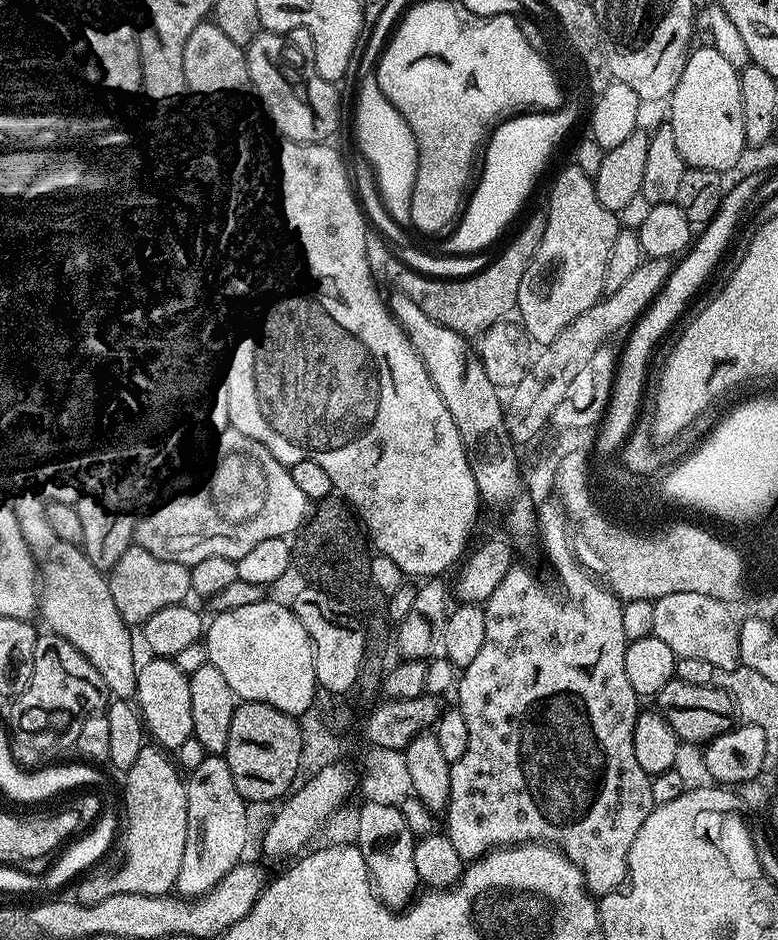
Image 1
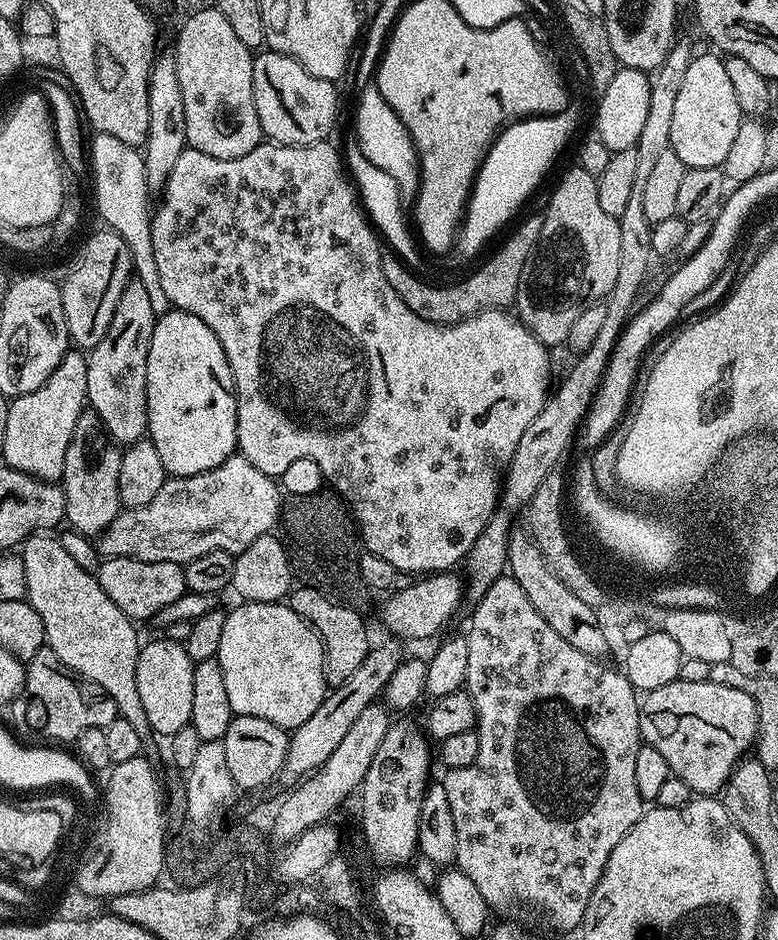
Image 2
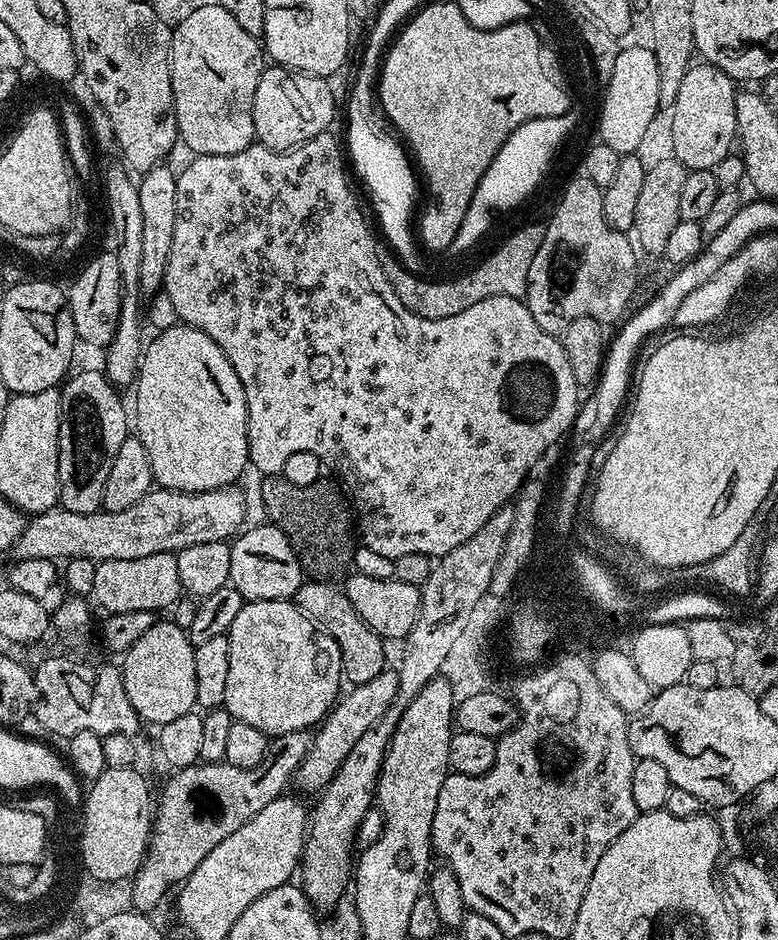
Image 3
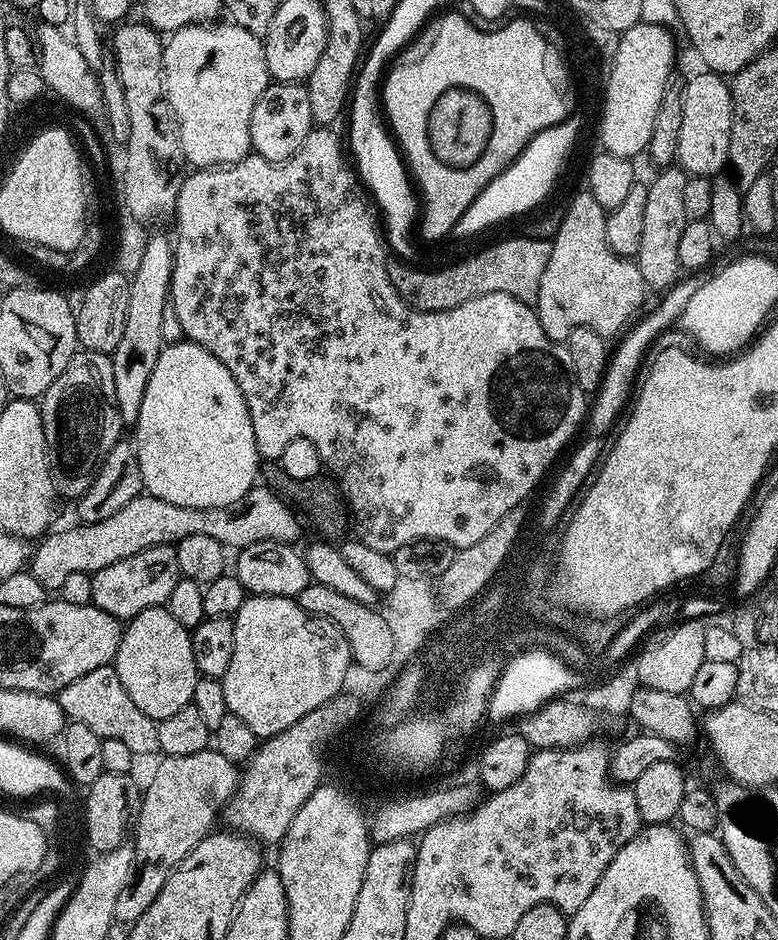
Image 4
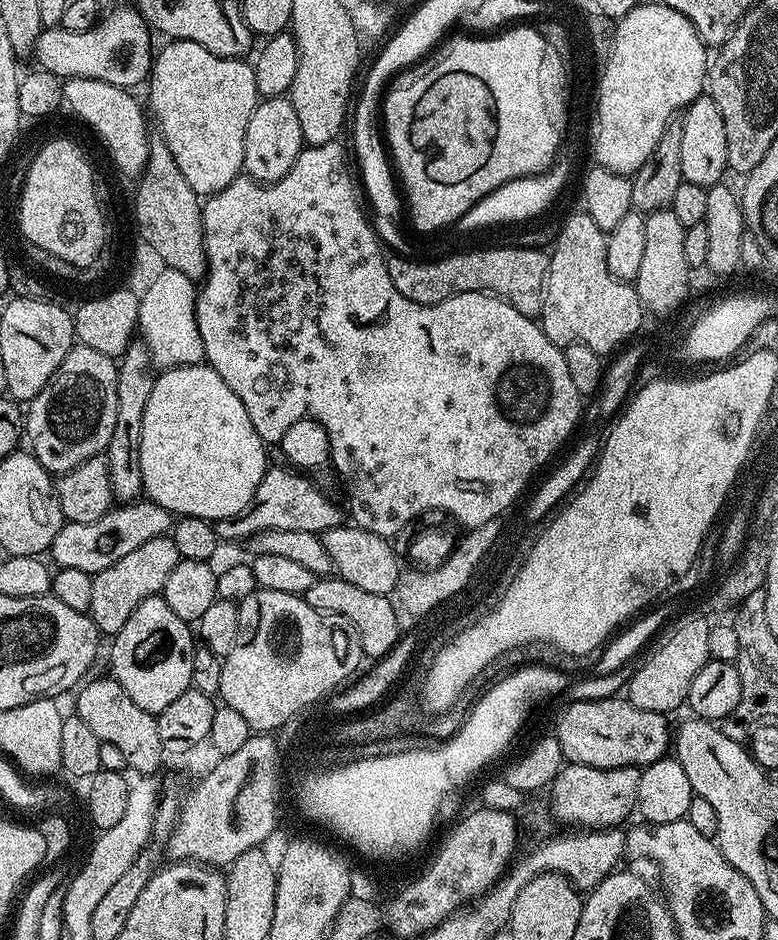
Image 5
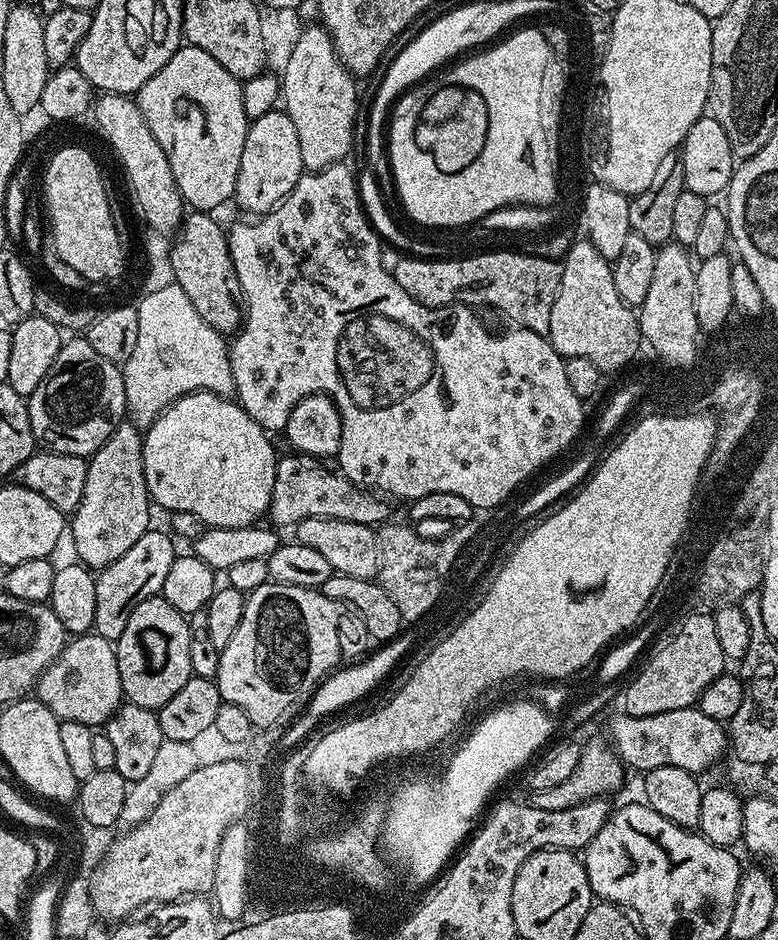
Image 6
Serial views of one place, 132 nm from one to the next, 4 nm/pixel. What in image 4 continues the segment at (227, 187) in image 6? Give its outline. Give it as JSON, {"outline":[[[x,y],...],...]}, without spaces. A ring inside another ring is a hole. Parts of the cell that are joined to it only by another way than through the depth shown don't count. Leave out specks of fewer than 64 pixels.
{"outline":[[[220,23],[187,24],[171,33],[164,45],[164,94],[180,127],[185,161],[196,170],[236,164],[252,152],[250,114],[254,114],[254,105],[270,83],[263,39],[237,24]]]}

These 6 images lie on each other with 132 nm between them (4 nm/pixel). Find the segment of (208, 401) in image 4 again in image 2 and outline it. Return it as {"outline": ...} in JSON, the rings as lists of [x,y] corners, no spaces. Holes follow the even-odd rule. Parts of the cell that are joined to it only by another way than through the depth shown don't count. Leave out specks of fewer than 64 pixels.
{"outline":[[[169,310],[157,319],[154,326],[154,338],[150,338],[150,354],[146,362],[146,402],[148,403],[148,430],[146,436],[147,439],[154,442],[154,450],[158,450],[159,456],[162,457],[162,466],[169,477],[193,476],[194,474],[202,474],[206,470],[214,470],[214,466],[228,460],[229,456],[237,451],[236,387],[234,386],[234,378],[222,346],[218,342],[218,338],[214,338],[214,330],[210,330],[210,326],[206,326],[206,322],[202,322],[202,318],[194,318],[194,314]]]}

